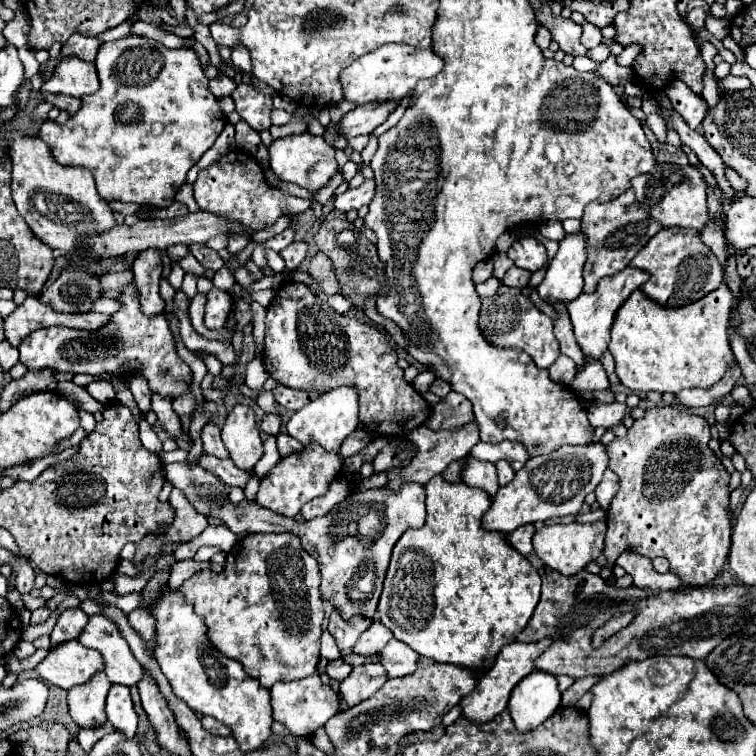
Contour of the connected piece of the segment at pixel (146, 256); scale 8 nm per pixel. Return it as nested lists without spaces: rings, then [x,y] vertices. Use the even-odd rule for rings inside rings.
[[[142,252],[134,262],[136,290],[140,296],[142,314],[148,318],[164,312],[164,300],[160,296],[160,278],[162,278],[162,260],[158,252]]]

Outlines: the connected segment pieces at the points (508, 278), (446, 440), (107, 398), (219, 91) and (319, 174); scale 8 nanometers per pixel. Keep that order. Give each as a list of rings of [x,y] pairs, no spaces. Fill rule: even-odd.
[[[512,266],[512,268],[506,272],[506,276],[502,278],[502,284],[504,284],[504,286],[512,286],[512,288],[526,288],[530,276],[532,276],[532,274],[522,272],[520,268]]]
[[[472,422],[470,426],[460,428],[460,430],[430,430],[430,428],[426,428],[426,426],[422,424],[422,426],[414,428],[414,430],[410,430],[410,432],[406,434],[406,440],[410,440],[416,445],[417,452],[414,456],[414,460],[412,460],[406,468],[402,468],[402,470],[392,468],[392,470],[390,470],[390,484],[388,484],[388,486],[394,488],[394,490],[396,490],[400,484],[404,484],[404,482],[418,482],[420,486],[426,486],[426,484],[428,484],[434,476],[438,476],[450,462],[460,460],[460,458],[464,458],[466,454],[470,454],[470,448],[480,442],[480,436],[478,436],[478,424],[476,424],[476,422]]]
[[[102,380],[92,382],[85,388],[94,399],[104,405],[117,401],[116,393],[109,381]]]
[[[220,74],[218,78],[210,80],[210,92],[216,96],[216,98],[224,98],[224,96],[230,96],[236,88],[236,82],[230,80],[228,76]]]
[[[304,132],[302,136],[290,136],[290,140],[274,140],[270,146],[270,166],[274,174],[290,184],[298,184],[306,190],[320,190],[326,186],[338,172],[338,164],[334,158],[334,148],[326,144],[324,138]]]

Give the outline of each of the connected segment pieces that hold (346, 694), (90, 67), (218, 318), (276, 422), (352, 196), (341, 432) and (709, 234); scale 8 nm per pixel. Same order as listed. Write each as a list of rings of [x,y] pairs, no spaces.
[[[370,662],[352,668],[350,676],[340,682],[340,694],[344,704],[356,706],[362,700],[376,694],[386,682],[386,672],[378,662]]]
[[[62,60],[58,66],[58,72],[54,72],[52,80],[44,82],[40,92],[52,92],[52,94],[68,94],[68,96],[86,96],[98,92],[100,82],[96,74],[94,62],[84,62],[84,60]]]
[[[212,288],[206,296],[206,314],[204,314],[204,324],[210,330],[217,330],[226,324],[226,316],[232,310],[232,296],[224,290]]]
[[[266,414],[260,422],[260,428],[262,428],[262,432],[276,436],[280,432],[280,418],[276,414]]]
[[[364,180],[362,186],[354,188],[354,190],[346,190],[340,196],[336,196],[336,210],[340,212],[348,212],[348,210],[358,210],[360,206],[368,206],[372,202],[376,194],[376,184],[374,180]]]
[[[340,386],[318,396],[310,404],[294,412],[288,422],[288,434],[300,440],[302,444],[310,444],[310,440],[314,440],[326,450],[338,450],[342,440],[352,430],[356,430],[356,426],[358,426],[358,392],[354,386]]]
[[[708,220],[708,224],[702,230],[702,240],[718,256],[720,262],[726,260],[728,252],[726,252],[726,242],[724,242],[724,236],[722,236],[722,224],[720,222]]]

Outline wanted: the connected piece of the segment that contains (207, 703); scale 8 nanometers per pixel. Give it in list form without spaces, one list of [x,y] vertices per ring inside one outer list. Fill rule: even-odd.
[[[162,588],[162,596],[158,604],[150,608],[150,614],[156,618],[156,646],[154,658],[158,660],[164,676],[168,678],[174,694],[182,698],[194,712],[214,716],[216,720],[228,724],[234,732],[238,746],[248,752],[262,746],[272,730],[272,712],[270,712],[270,694],[266,688],[258,684],[252,676],[248,676],[238,664],[238,660],[226,658],[220,654],[208,640],[208,628],[192,608],[190,602],[182,596],[180,590]],[[208,652],[214,656],[214,666],[206,668],[202,662],[202,654]]]

